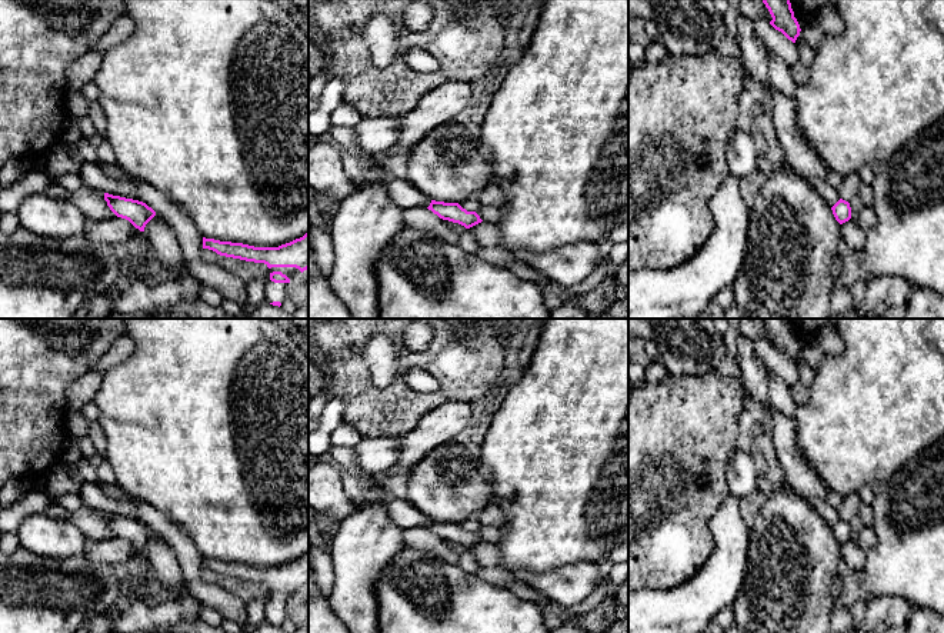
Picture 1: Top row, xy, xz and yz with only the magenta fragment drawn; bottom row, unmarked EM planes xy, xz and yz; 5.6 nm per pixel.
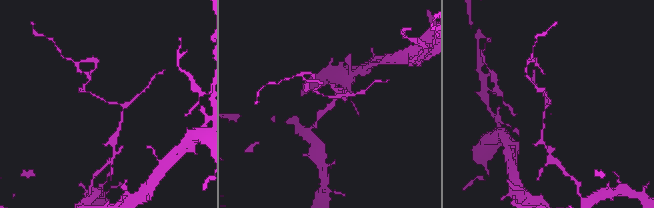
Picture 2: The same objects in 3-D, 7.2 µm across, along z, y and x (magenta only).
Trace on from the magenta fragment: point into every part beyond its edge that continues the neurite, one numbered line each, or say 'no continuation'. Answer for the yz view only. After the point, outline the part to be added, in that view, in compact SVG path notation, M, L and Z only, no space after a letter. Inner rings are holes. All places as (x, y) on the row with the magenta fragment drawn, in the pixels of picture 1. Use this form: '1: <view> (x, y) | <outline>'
no continuation

